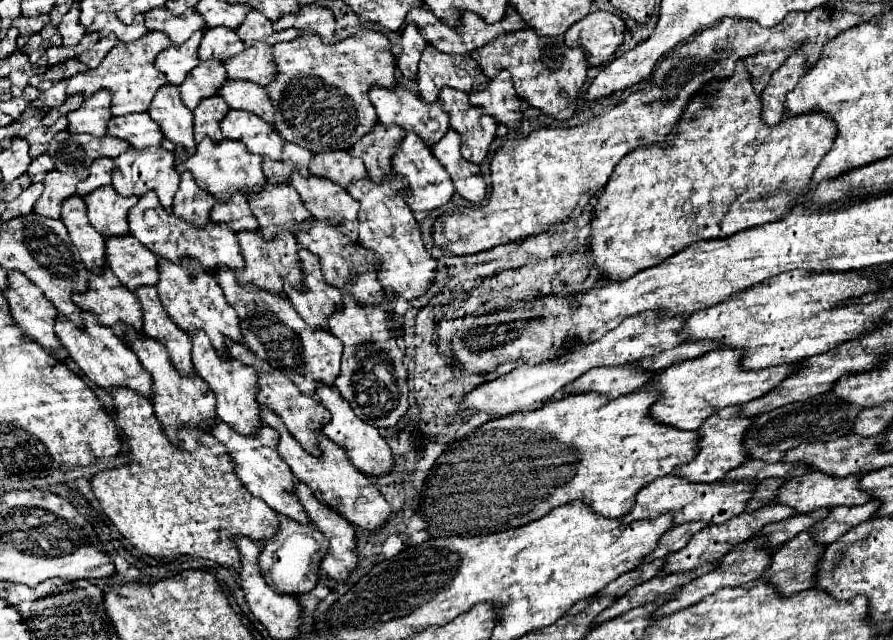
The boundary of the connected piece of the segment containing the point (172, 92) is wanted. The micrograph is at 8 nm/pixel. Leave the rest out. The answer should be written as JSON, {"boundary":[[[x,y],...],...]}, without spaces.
{"boundary":[[[165,83],[165,87],[159,87],[151,107],[149,115],[153,121],[159,123],[163,135],[171,139],[173,143],[179,143],[187,149],[187,153],[193,151],[195,139],[193,139],[193,113],[181,103],[179,89],[171,83]]]}

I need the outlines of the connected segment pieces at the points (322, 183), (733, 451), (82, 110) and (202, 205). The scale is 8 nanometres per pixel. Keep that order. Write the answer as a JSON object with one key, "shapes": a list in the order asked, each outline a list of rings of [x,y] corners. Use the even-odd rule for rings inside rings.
{"shapes":[[[[293,173],[289,177],[289,183],[297,189],[301,195],[301,201],[305,203],[305,209],[317,217],[317,219],[329,219],[339,221],[345,225],[345,235],[349,235],[351,241],[357,241],[357,211],[359,203],[343,187],[337,187],[337,183],[329,183],[321,177],[303,177],[299,173]]],[[[725,407],[725,409],[717,411],[715,415],[711,415],[709,419],[705,419],[705,423],[697,429],[699,451],[697,451],[695,459],[691,463],[675,467],[673,475],[683,477],[683,479],[693,481],[693,483],[715,483],[715,481],[721,481],[727,475],[727,471],[739,467],[747,459],[743,445],[741,445],[741,439],[745,435],[745,429],[751,425],[749,423],[751,419],[741,417],[737,411],[739,411],[739,407]]],[[[101,89],[89,99],[85,99],[77,111],[71,111],[67,115],[69,121],[67,129],[73,133],[91,133],[103,137],[109,117],[111,117],[111,95],[109,91]]],[[[189,171],[181,173],[181,183],[179,189],[175,193],[173,199],[173,213],[191,221],[197,219],[197,225],[205,225],[209,223],[209,211],[215,203],[215,197],[209,195],[207,191],[203,191],[201,187],[197,187],[193,175],[189,175]]]]}

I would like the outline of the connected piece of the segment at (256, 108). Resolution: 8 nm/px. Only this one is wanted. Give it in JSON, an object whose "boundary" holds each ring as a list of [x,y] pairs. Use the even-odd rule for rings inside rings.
{"boundary":[[[227,79],[225,87],[221,87],[219,95],[225,99],[225,103],[231,109],[245,109],[273,125],[273,105],[263,87],[257,87],[255,83]]]}

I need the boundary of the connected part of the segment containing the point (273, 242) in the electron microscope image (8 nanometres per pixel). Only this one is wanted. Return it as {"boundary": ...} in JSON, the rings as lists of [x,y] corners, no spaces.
{"boundary":[[[239,231],[237,241],[241,245],[243,257],[245,257],[245,267],[241,271],[235,271],[235,277],[241,285],[253,283],[261,289],[267,289],[271,293],[283,293],[283,277],[289,277],[289,281],[295,285],[301,281],[301,267],[299,267],[299,257],[297,257],[297,241],[293,233],[283,231],[281,235],[275,235],[273,239],[265,239],[259,231]]]}

